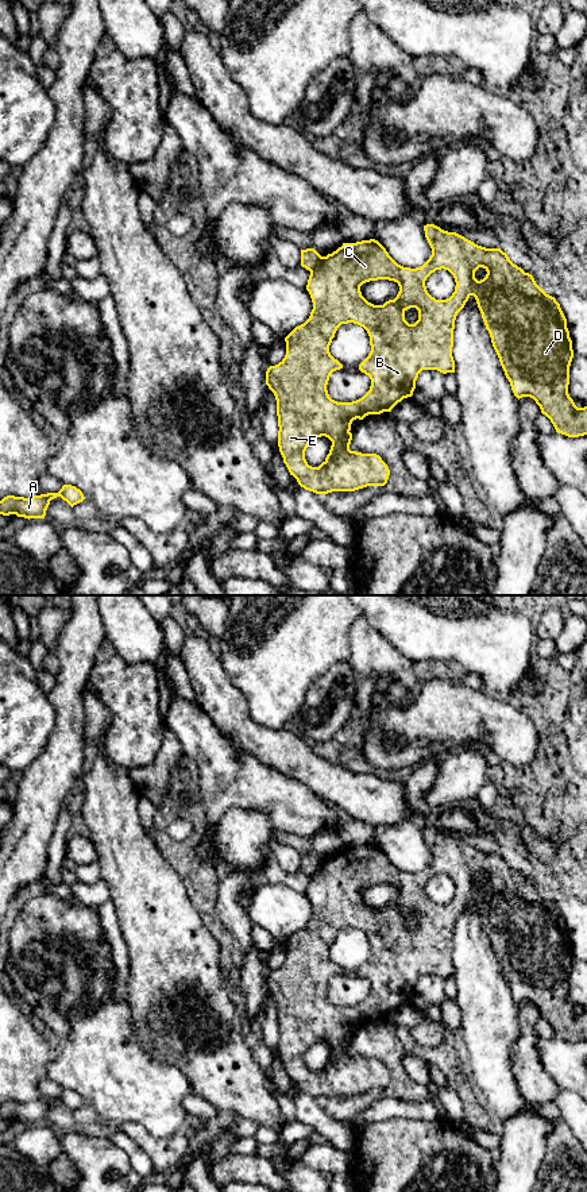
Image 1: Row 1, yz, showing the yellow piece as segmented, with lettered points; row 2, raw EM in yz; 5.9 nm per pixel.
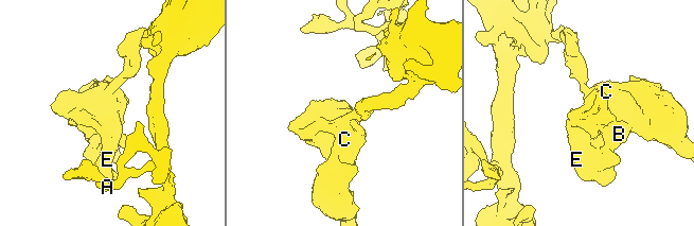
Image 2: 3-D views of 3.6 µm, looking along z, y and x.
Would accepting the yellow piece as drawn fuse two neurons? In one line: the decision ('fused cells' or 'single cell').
fused cells

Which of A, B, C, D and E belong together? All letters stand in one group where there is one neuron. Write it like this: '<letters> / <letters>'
A / B C D E

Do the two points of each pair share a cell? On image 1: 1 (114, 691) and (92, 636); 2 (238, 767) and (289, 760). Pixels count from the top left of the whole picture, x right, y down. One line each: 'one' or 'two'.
1: two
2: two

